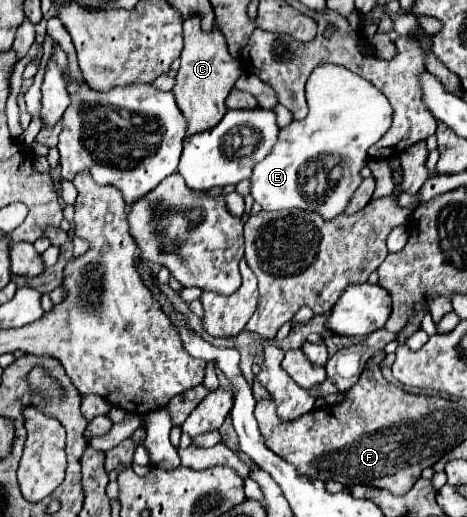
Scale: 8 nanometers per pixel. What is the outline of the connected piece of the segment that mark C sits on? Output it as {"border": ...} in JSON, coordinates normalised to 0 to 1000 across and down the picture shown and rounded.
{"border":[[[409,33],[392,44],[392,75],[396,91],[388,99],[388,130],[375,149],[370,184],[379,195],[379,207],[388,211],[396,234],[400,234],[400,265],[413,257],[430,257],[439,250],[456,250],[473,226],[486,219],[482,191],[490,176],[499,172],[503,157],[520,141],[507,114],[499,114],[486,99],[482,75],[469,60],[435,64],[426,52],[426,33]]]}

